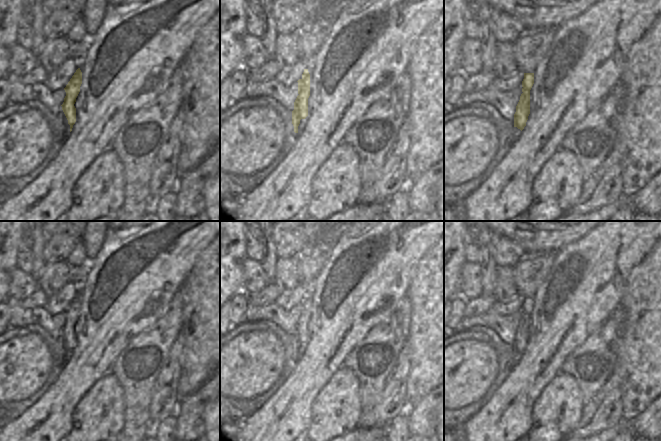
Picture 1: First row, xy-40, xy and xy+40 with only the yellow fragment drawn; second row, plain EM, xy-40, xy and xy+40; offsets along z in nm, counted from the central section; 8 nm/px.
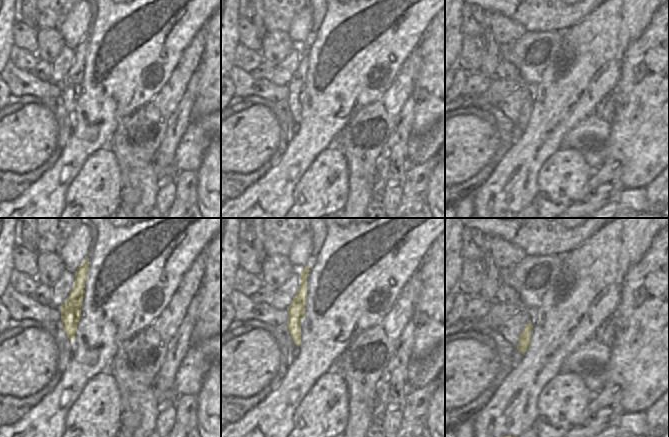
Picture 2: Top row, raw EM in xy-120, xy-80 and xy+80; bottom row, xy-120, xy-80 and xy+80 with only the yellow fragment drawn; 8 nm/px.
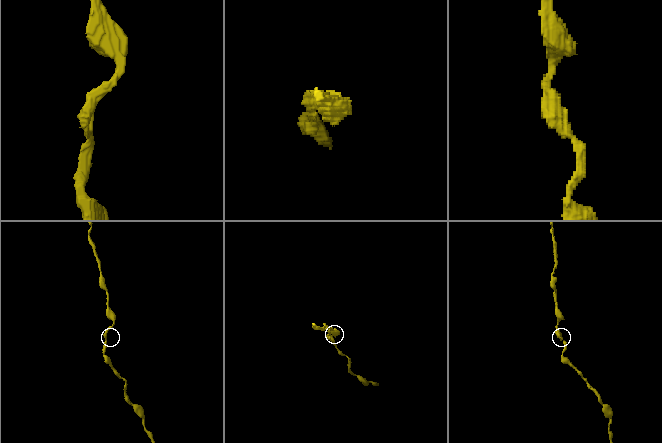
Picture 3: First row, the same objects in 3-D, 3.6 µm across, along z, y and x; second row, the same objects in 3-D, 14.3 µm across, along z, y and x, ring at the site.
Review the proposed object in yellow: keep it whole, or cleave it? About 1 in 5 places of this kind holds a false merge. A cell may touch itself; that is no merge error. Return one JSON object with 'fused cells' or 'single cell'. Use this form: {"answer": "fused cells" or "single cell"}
{"answer": "single cell"}

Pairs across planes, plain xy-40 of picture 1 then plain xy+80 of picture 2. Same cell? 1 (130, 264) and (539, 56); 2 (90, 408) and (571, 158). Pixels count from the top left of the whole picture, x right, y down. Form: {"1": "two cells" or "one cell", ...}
{"1": "two cells", "2": "one cell"}

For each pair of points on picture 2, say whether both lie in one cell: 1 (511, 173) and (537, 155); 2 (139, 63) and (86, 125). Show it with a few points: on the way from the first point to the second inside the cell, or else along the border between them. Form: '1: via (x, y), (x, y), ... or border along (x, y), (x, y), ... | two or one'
1: via (517, 171), (531, 157) | one
2: via (124, 78), (109, 93), (100, 110) | one

